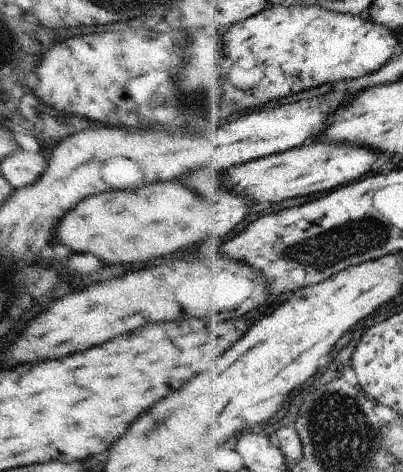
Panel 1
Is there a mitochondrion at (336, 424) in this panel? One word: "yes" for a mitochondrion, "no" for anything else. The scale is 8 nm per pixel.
yes

